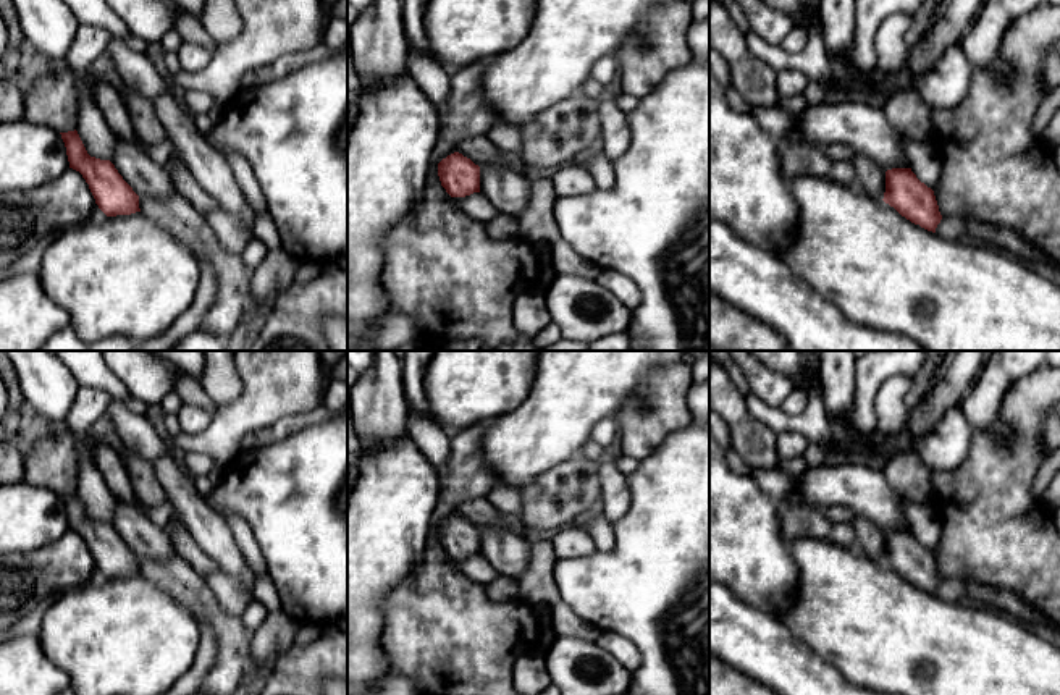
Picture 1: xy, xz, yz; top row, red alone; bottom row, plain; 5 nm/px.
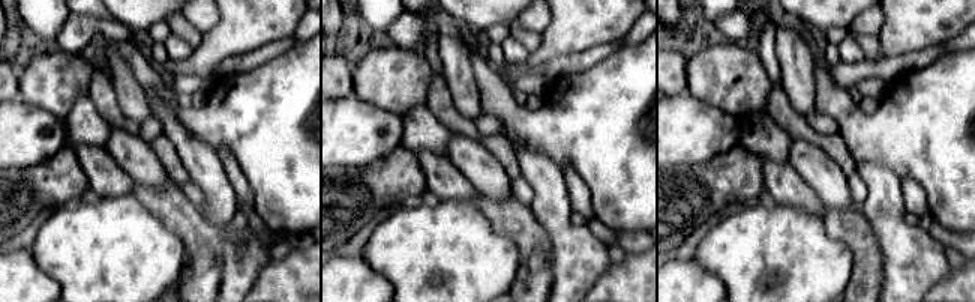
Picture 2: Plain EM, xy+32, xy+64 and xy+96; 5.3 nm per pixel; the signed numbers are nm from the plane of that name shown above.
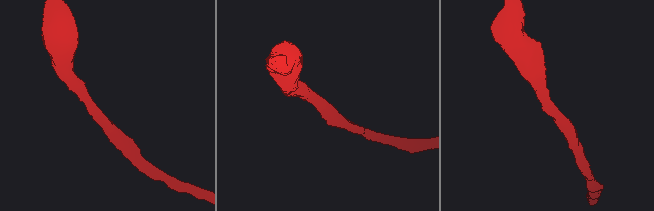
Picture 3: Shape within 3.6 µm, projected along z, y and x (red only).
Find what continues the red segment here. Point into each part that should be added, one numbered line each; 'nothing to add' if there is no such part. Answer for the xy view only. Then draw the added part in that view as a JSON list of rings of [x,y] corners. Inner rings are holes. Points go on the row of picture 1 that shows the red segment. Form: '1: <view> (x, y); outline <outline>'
1: xy (147, 178); outline [[[118,141],[111,163],[137,196],[162,199],[175,187],[166,166],[155,163],[134,142]]]

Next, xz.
1: xz (509, 191); outline [[[480,165],[480,192],[499,213],[519,217],[530,200],[532,181],[512,170]]]

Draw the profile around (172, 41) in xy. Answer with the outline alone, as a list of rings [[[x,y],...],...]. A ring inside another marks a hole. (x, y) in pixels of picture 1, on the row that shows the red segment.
[[[171,29],[162,37],[157,50],[160,52],[171,50],[178,53],[183,44],[184,44],[183,36],[176,29]]]

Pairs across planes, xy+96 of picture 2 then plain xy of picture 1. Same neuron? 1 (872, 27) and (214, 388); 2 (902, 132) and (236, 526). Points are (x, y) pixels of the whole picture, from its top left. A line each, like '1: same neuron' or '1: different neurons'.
1: same neuron
2: different neurons

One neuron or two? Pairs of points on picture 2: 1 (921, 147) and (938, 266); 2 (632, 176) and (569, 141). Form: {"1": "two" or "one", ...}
{"1": "two", "2": "one"}

